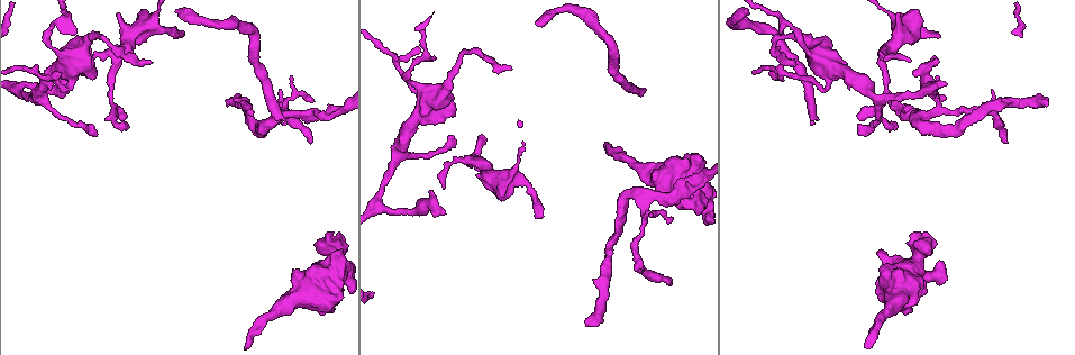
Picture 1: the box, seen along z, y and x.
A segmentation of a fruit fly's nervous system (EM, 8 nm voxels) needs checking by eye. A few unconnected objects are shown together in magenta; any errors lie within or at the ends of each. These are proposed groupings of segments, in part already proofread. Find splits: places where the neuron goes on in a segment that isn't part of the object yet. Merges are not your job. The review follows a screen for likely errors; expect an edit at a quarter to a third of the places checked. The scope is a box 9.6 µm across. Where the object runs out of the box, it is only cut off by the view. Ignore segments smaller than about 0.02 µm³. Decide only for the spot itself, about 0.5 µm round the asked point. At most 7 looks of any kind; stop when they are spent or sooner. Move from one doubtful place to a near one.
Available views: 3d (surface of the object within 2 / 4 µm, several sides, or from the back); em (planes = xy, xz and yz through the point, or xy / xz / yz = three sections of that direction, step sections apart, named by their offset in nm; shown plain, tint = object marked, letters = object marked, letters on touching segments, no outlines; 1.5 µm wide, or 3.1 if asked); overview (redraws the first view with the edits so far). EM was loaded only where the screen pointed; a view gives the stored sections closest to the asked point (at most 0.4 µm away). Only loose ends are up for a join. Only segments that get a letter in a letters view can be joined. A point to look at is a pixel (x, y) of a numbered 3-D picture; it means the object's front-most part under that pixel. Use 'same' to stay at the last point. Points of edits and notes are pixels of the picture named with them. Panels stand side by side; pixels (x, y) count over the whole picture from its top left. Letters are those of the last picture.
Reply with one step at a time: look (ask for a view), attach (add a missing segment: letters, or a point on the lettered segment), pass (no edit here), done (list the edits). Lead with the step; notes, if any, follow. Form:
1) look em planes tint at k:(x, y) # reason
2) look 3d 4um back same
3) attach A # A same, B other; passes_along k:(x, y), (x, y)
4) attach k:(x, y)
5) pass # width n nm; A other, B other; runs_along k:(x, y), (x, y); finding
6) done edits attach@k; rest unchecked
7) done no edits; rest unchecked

look em xz step 4 tint at 1:(182, 33) # branch stops here

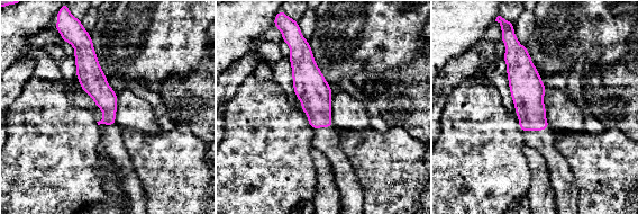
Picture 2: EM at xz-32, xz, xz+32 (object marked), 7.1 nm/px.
look em planes letters same

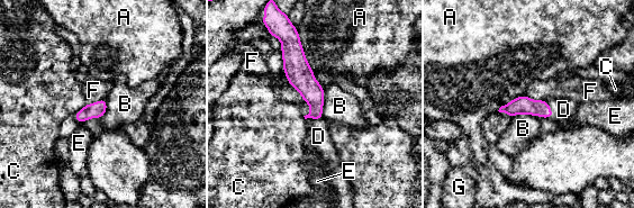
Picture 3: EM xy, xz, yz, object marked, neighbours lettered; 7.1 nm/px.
attach D # width 120 nm; A other, B other, C other, D same, E other, F other, G other; passes_along 3:(521, 105), (551, 109), (563, 109); the neuron continues

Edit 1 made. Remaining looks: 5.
look em xz step 8 letters at 1:(284, 124)

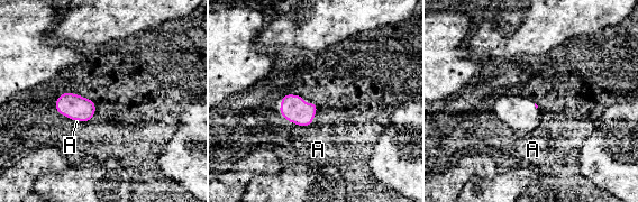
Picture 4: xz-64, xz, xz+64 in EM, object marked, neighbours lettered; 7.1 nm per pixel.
attach A # A same; passes_along 4:(292, 108), (312, 120), (318, 149); the neuron continues

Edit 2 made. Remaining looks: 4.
look em planes plain at 1:(585, 324) # free end

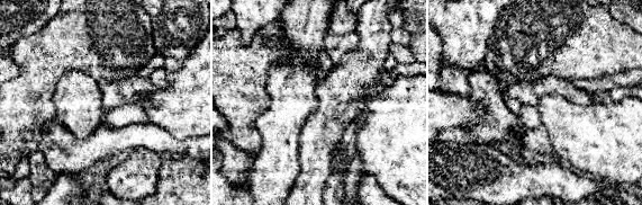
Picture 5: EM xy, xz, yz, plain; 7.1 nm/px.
look em planes letters same # what lies round it

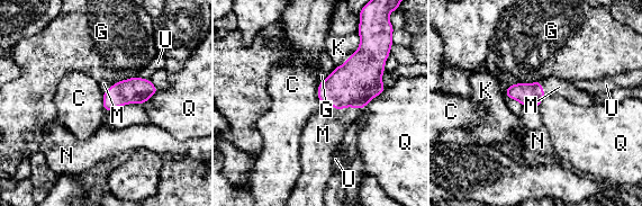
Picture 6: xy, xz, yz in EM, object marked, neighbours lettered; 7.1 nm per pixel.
attach M # C other, G other, K other, M same, N other, Q other, U other; the neuron continues

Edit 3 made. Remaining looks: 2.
done edits attach@3, attach@4, attach@6; rest unchecked

